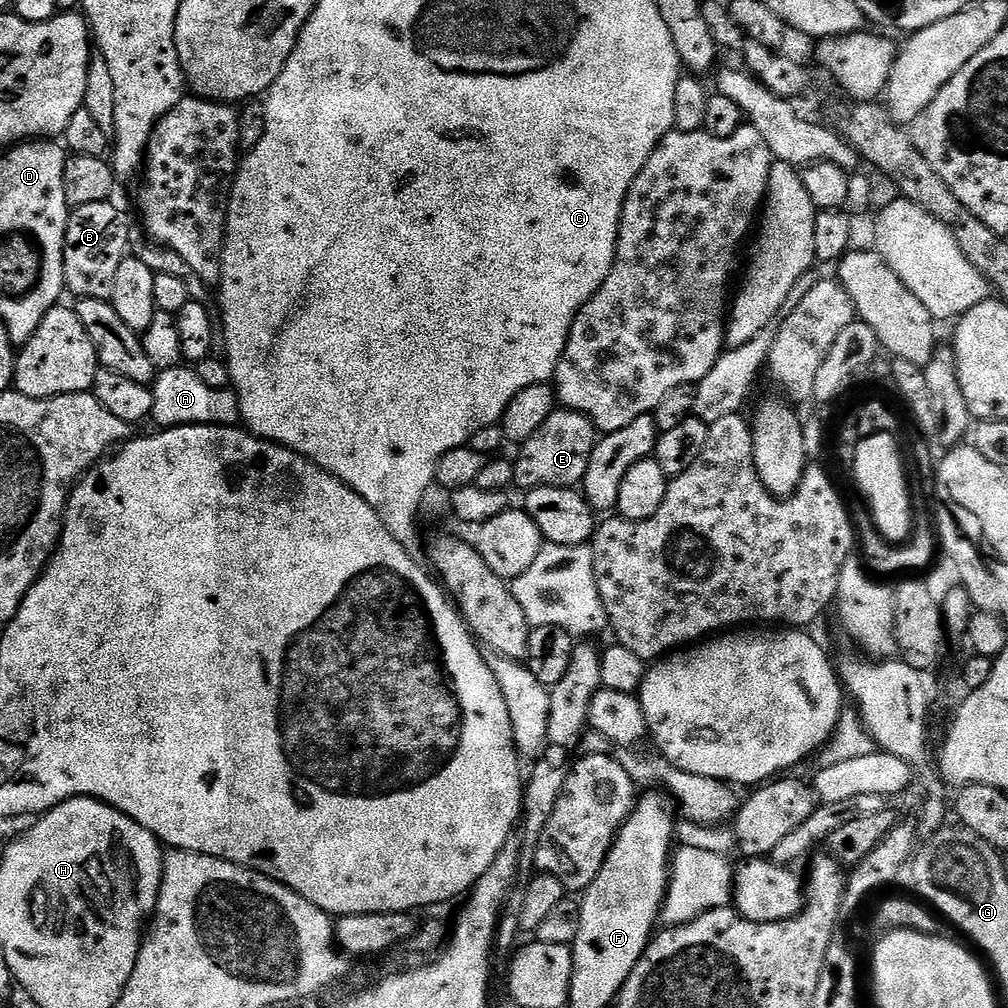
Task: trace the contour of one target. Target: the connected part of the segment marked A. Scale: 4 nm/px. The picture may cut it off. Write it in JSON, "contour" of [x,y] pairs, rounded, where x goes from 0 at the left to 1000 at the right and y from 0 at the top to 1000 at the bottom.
{"contour":[[[183,361],[156,370],[156,374],[151,381],[151,394],[153,395],[153,403],[151,404],[150,416],[160,426],[175,425],[177,422],[220,422],[222,424],[233,424],[239,418],[238,400],[236,399],[234,389],[228,385],[212,387],[211,384],[205,383],[200,375],[196,374],[191,364]]]}

